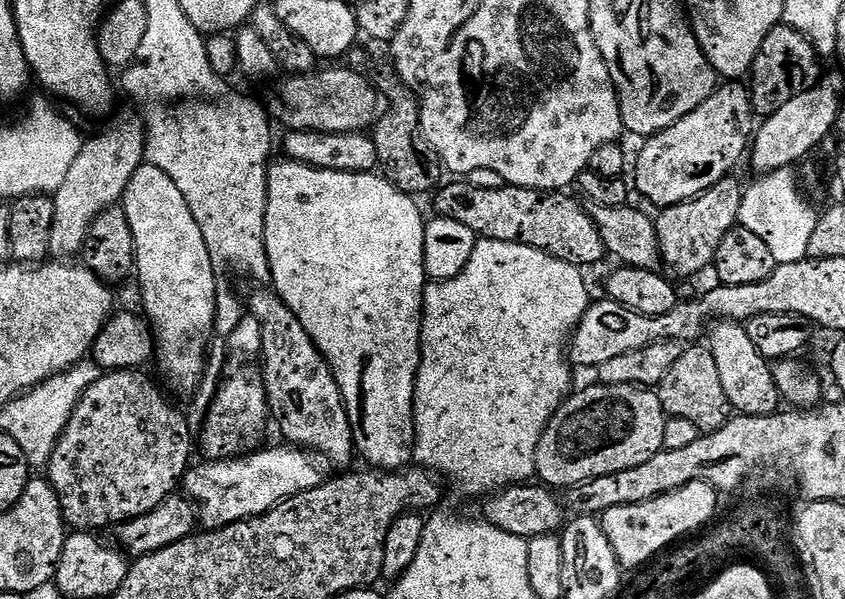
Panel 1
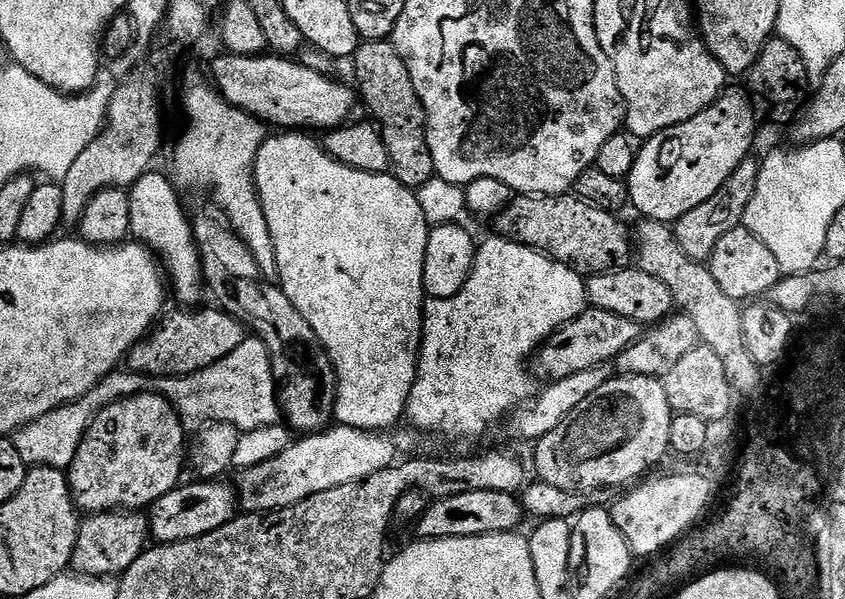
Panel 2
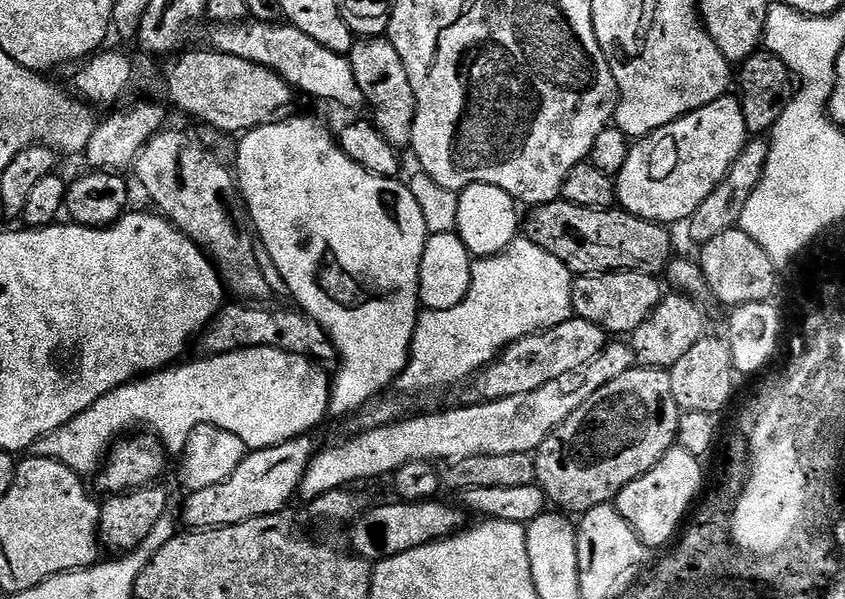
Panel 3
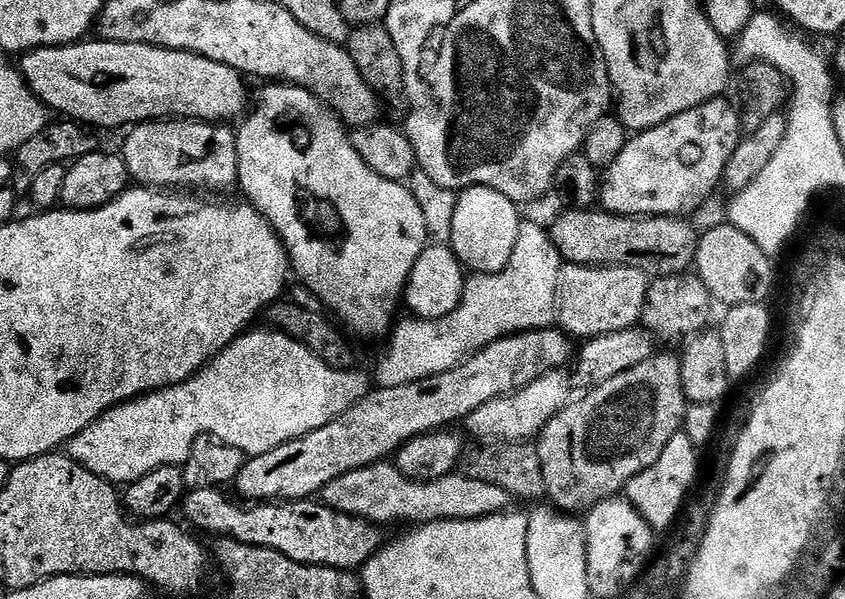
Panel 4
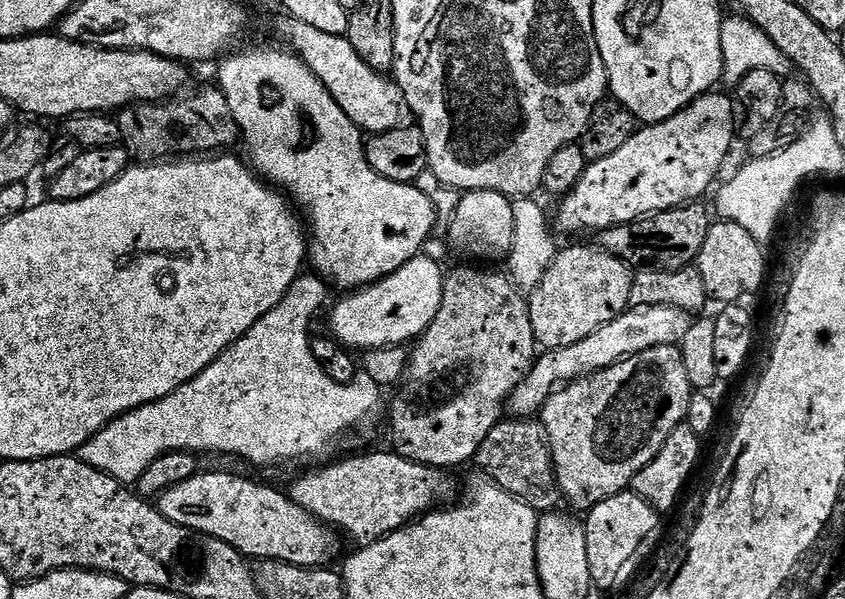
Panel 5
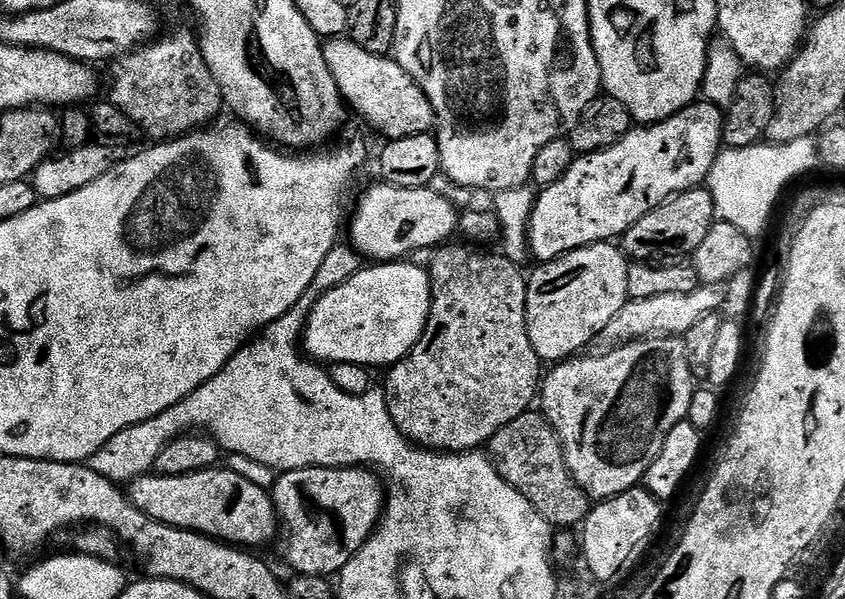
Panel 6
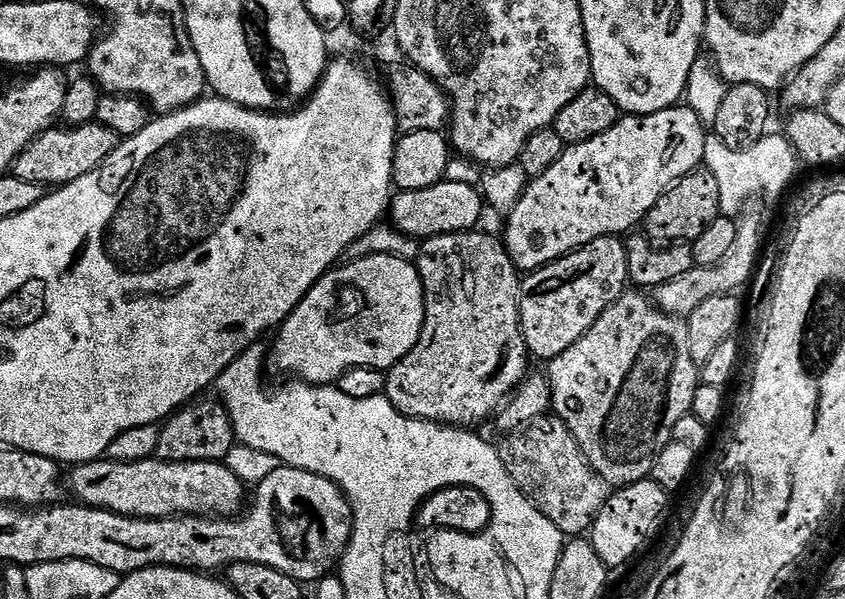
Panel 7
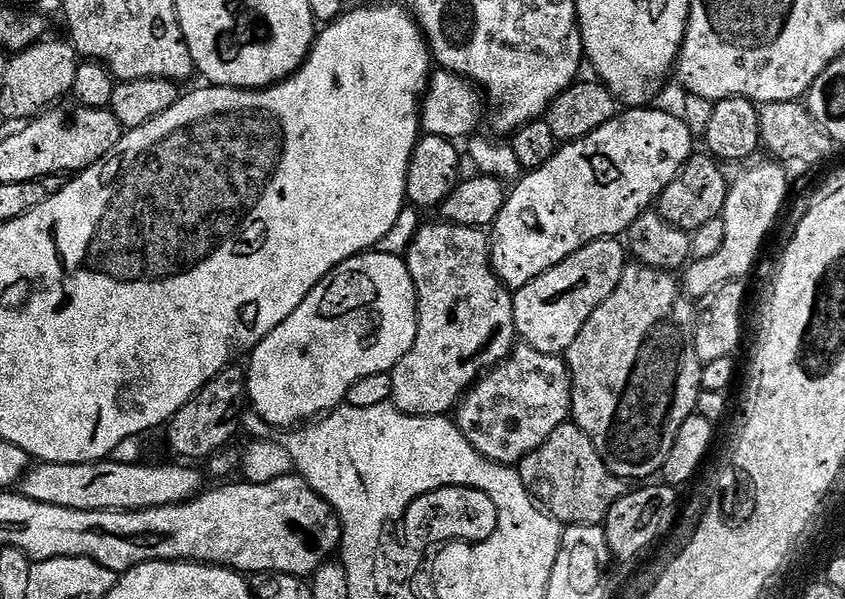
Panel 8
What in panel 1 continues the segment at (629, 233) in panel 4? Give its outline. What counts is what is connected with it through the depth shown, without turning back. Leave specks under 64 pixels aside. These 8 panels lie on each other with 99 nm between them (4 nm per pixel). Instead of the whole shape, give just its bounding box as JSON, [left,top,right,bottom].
[435,180,605,266]

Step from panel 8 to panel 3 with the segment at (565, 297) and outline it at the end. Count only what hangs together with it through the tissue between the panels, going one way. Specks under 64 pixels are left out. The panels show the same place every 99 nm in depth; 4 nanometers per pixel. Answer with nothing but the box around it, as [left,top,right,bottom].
[572,272,662,334]

